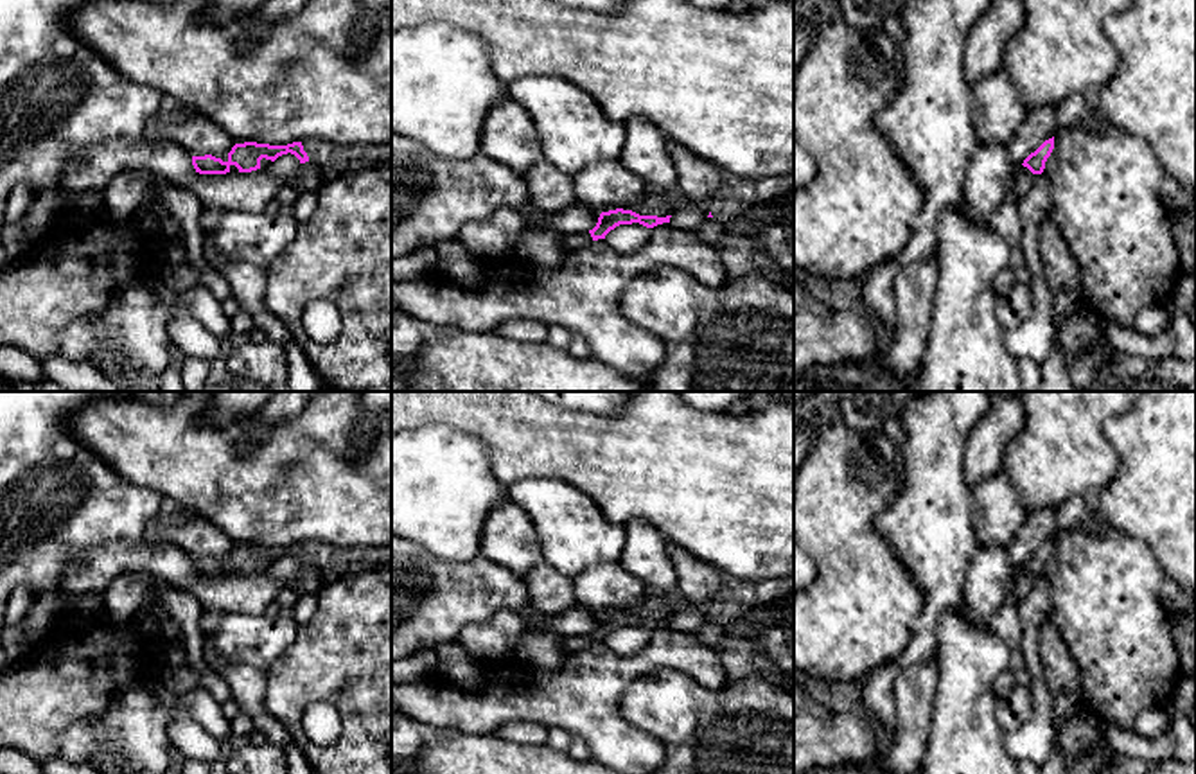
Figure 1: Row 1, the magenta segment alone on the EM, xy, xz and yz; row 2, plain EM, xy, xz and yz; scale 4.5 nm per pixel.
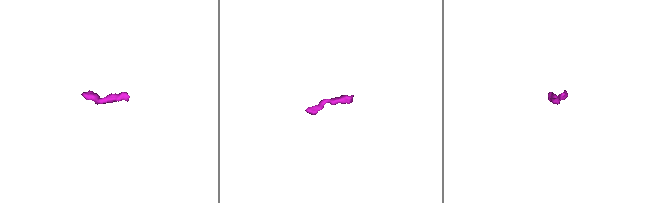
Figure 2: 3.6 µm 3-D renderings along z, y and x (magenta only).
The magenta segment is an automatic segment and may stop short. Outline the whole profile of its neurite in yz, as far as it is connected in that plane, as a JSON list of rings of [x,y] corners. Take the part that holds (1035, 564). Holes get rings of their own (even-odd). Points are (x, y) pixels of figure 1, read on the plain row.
[[[1029,512],[1024,526],[1006,548],[1015,567],[1022,566],[1033,576],[1042,576],[1054,551],[1056,532],[1058,524],[1054,512]]]

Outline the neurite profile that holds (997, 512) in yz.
[[[1006,472],[991,476],[973,488],[972,523],[979,544],[1007,548],[1027,515],[1029,512]]]

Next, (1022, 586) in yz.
[[[1022,566],[1016,567],[1015,582],[1013,582],[1013,594],[1016,600],[1024,600],[1031,594],[1034,585],[1034,576],[1024,569]]]

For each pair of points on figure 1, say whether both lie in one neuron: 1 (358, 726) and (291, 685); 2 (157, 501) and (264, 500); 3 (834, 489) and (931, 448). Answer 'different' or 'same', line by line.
1: same
2: different
3: different

